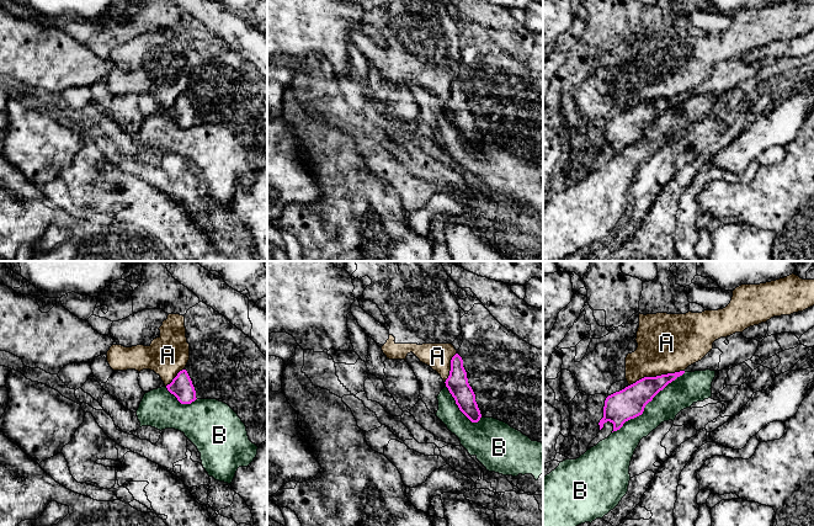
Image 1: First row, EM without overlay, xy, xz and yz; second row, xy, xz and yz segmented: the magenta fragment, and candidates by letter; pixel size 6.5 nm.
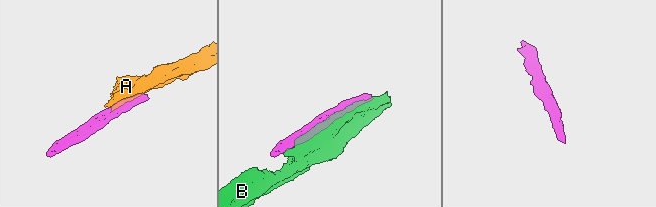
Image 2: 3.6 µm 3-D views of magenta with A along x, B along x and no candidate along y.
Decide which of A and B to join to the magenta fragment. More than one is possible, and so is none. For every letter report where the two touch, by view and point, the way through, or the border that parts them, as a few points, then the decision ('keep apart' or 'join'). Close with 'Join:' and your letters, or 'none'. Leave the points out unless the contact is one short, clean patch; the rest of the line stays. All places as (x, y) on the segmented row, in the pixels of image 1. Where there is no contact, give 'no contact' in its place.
A: meets magenta in yz at (656, 376); keep apart
B: meets magenta in yz at (647, 403); keep apart
Join: none

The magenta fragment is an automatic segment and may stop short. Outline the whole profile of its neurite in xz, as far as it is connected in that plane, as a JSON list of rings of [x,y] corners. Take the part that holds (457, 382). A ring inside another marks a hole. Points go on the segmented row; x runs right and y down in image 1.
[[[456,354],[451,360],[449,376],[445,383],[454,398],[459,410],[472,423],[478,423],[482,414],[475,402],[475,394],[468,383],[467,372],[463,367],[463,360],[458,354]]]

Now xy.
[[[186,370],[180,371],[166,388],[181,404],[191,404],[197,399],[195,387]]]

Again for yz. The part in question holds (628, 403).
[[[685,371],[644,377],[624,389],[608,395],[605,400],[603,418],[600,420],[600,430],[603,424],[613,424],[613,431],[619,430],[623,424],[643,414],[645,405],[663,390],[669,383],[682,376]]]

